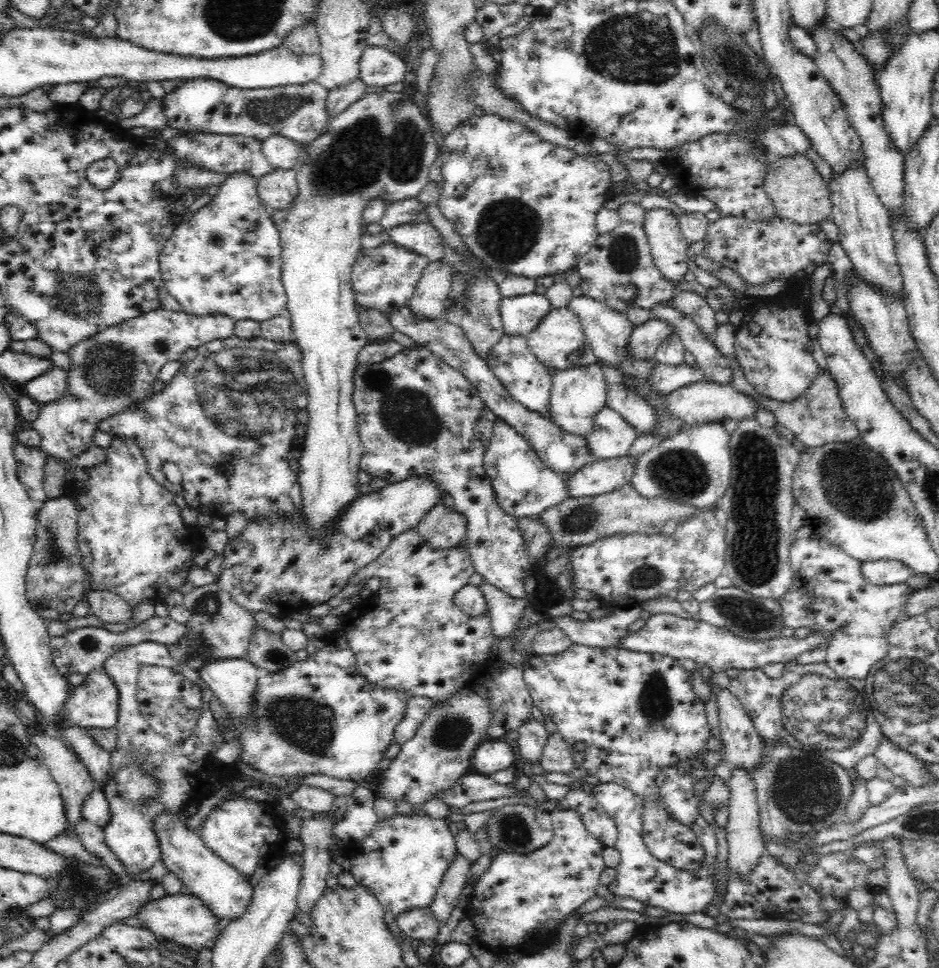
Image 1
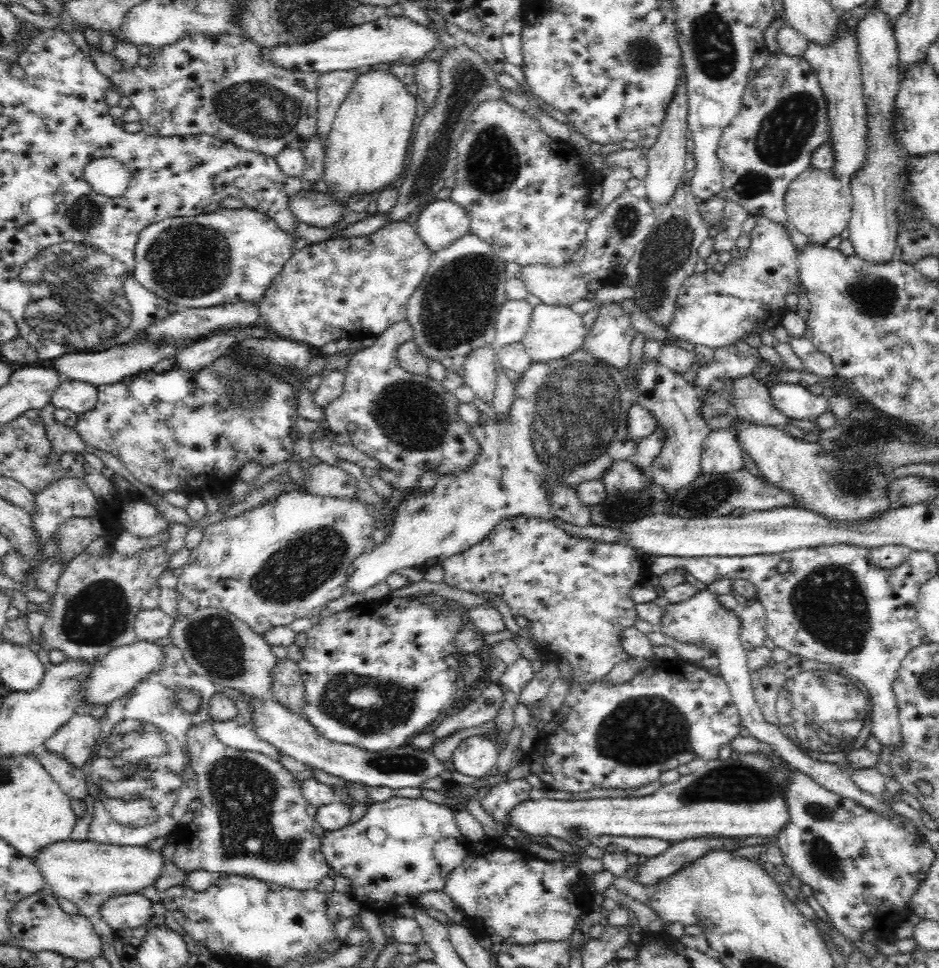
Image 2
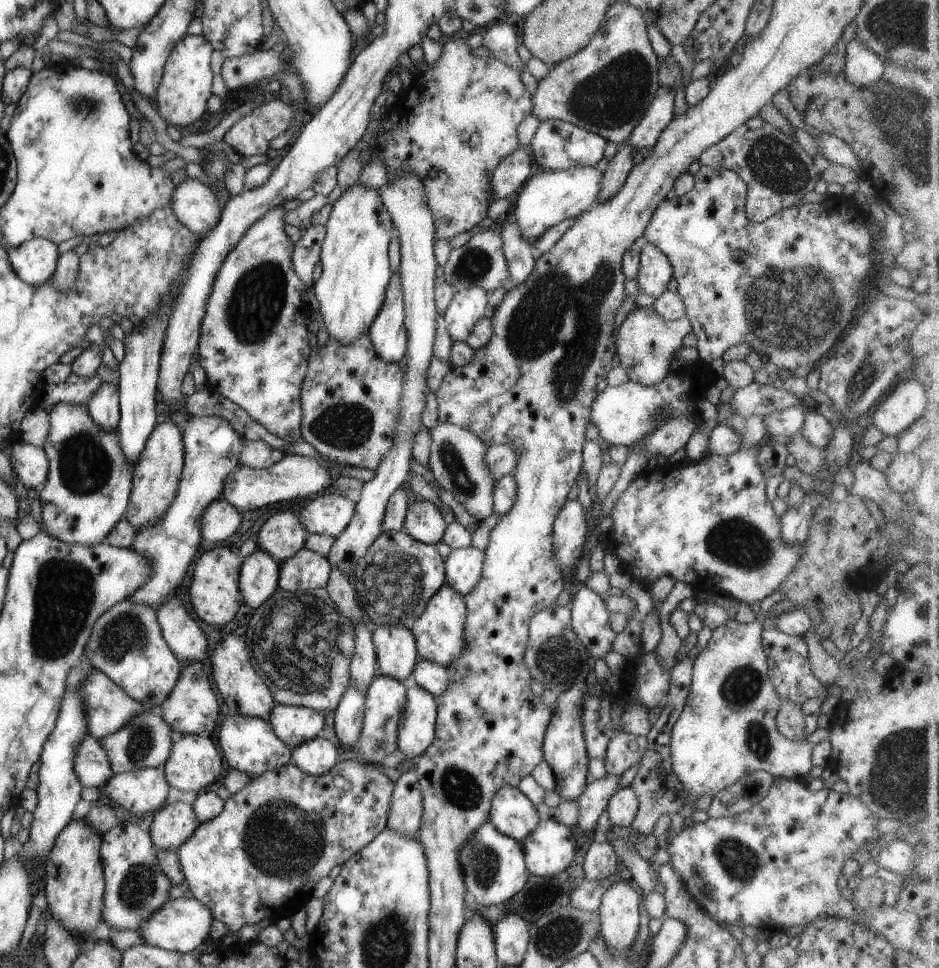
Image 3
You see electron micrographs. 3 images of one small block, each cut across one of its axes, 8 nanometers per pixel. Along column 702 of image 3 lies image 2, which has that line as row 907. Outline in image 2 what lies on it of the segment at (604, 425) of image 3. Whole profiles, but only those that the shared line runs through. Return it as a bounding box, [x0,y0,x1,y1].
[321,797,469,915]

